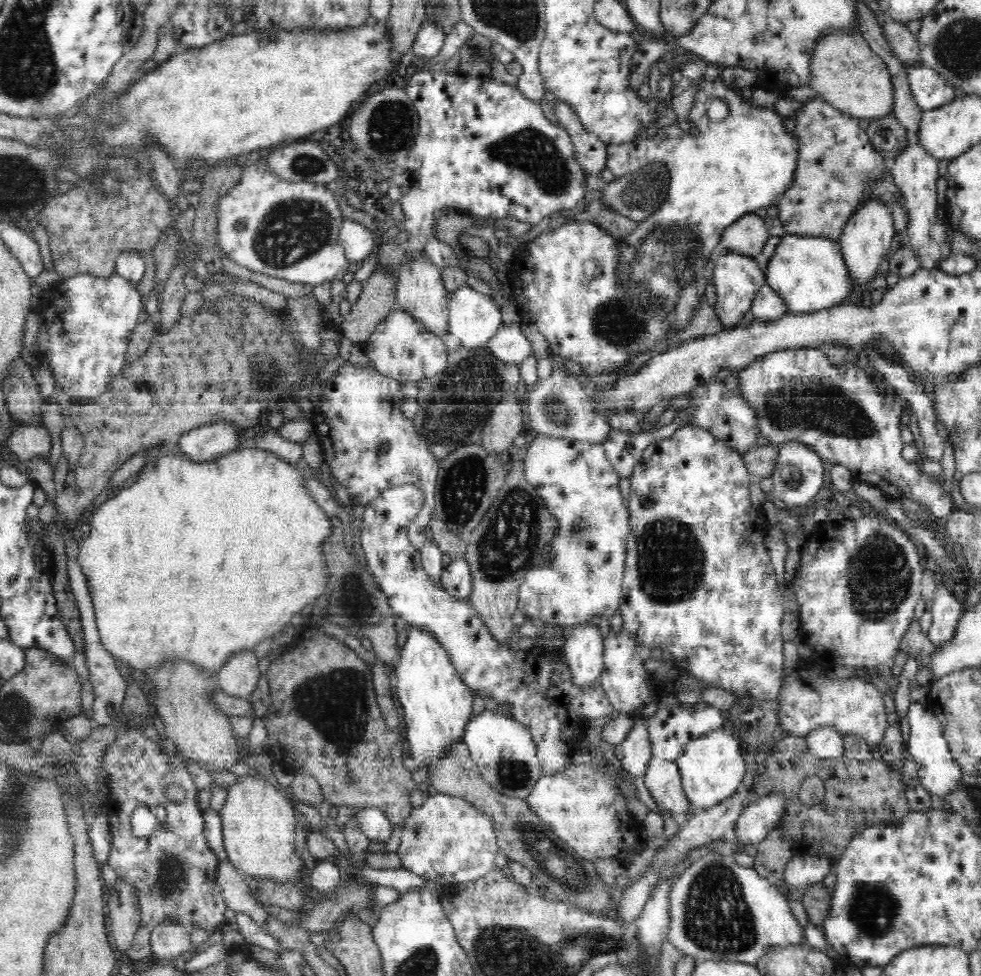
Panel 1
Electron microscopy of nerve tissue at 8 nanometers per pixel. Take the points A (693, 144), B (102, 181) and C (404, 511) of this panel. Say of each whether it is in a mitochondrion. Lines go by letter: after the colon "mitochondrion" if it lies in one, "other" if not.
A: other
B: mitochondrion
C: other

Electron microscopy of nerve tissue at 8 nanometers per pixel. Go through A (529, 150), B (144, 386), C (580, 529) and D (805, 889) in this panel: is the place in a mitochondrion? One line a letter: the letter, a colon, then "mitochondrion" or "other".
A: mitochondrion
B: other
C: mitochondrion
D: other

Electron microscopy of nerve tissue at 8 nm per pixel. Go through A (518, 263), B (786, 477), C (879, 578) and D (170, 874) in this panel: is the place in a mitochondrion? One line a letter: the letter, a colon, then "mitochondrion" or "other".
A: other
B: other
C: mitochondrion
D: mitochondrion

